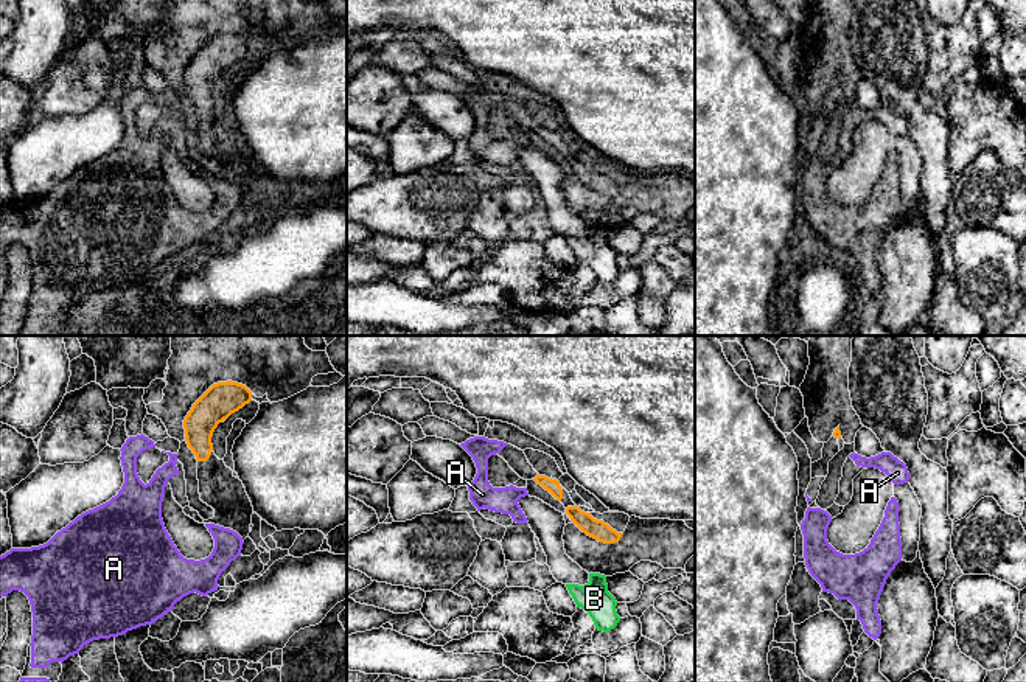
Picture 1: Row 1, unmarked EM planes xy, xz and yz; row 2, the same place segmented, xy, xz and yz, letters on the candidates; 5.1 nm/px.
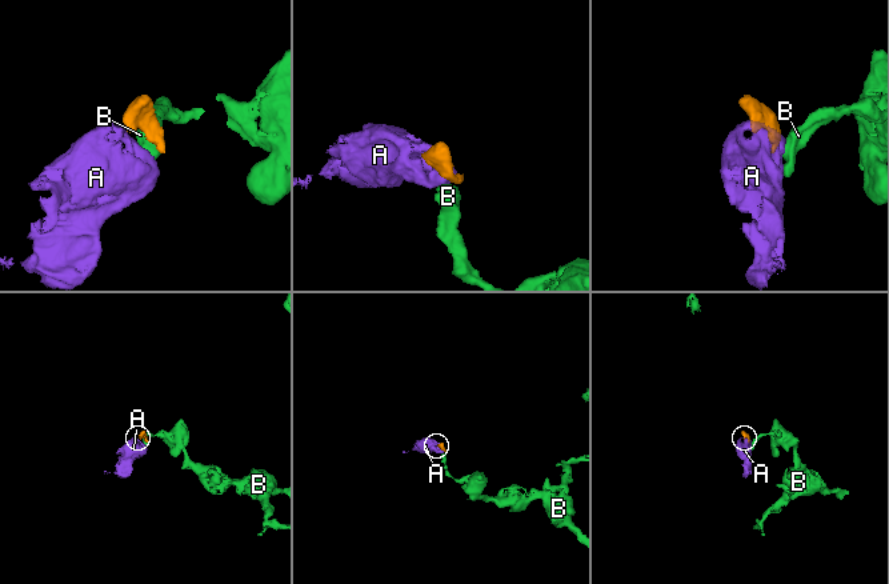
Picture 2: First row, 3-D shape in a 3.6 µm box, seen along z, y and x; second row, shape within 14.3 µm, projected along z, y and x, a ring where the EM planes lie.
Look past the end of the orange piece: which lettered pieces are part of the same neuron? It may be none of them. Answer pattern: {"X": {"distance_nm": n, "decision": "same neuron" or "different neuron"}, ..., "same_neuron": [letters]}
{"A": {"distance_nm": 60, "decision": "same neuron"}, "B": {"distance_nm": 160, "decision": "different neuron"}, "same_neuron": ["A"]}

